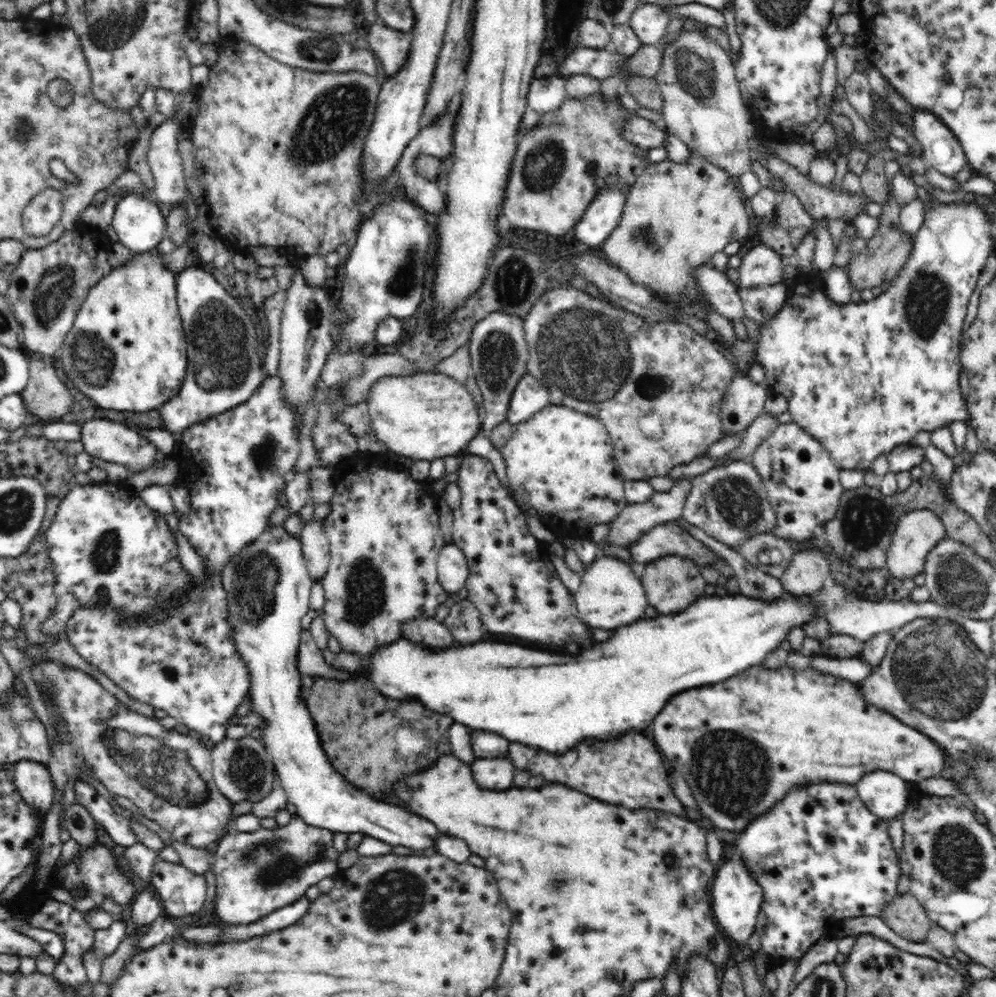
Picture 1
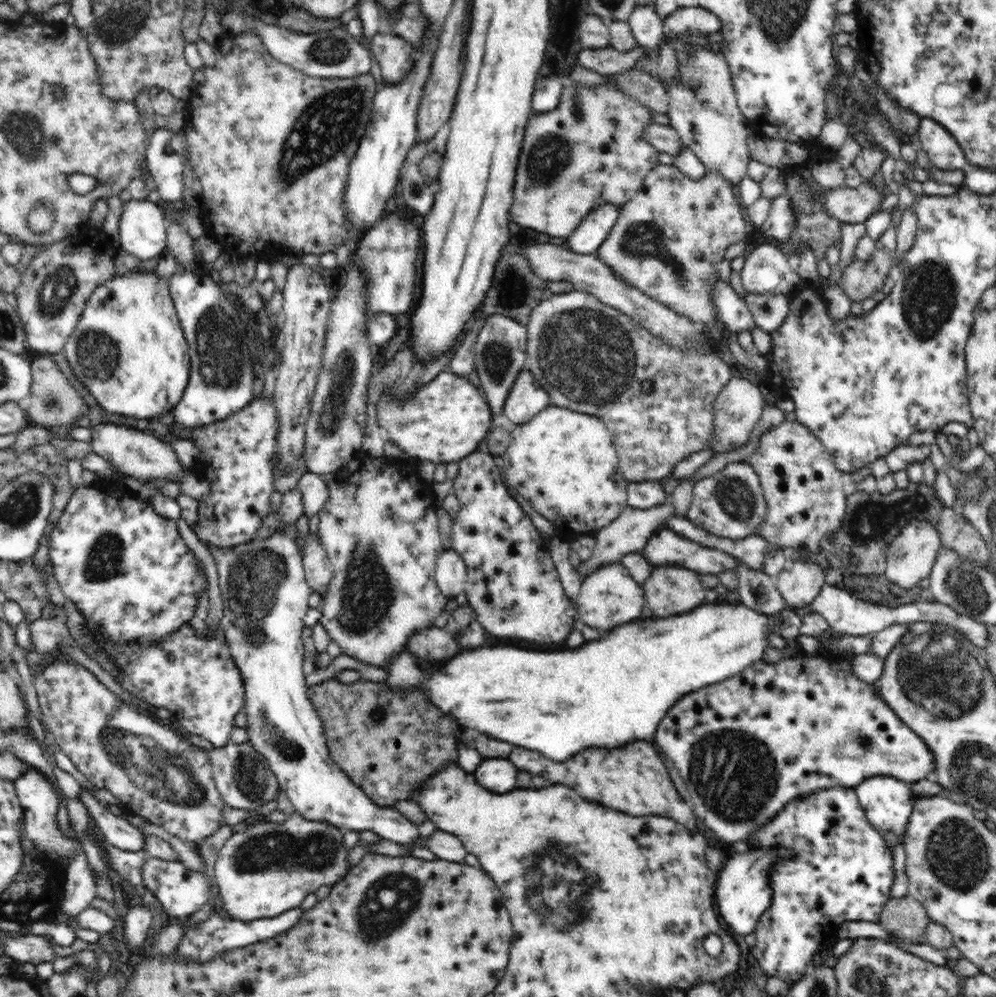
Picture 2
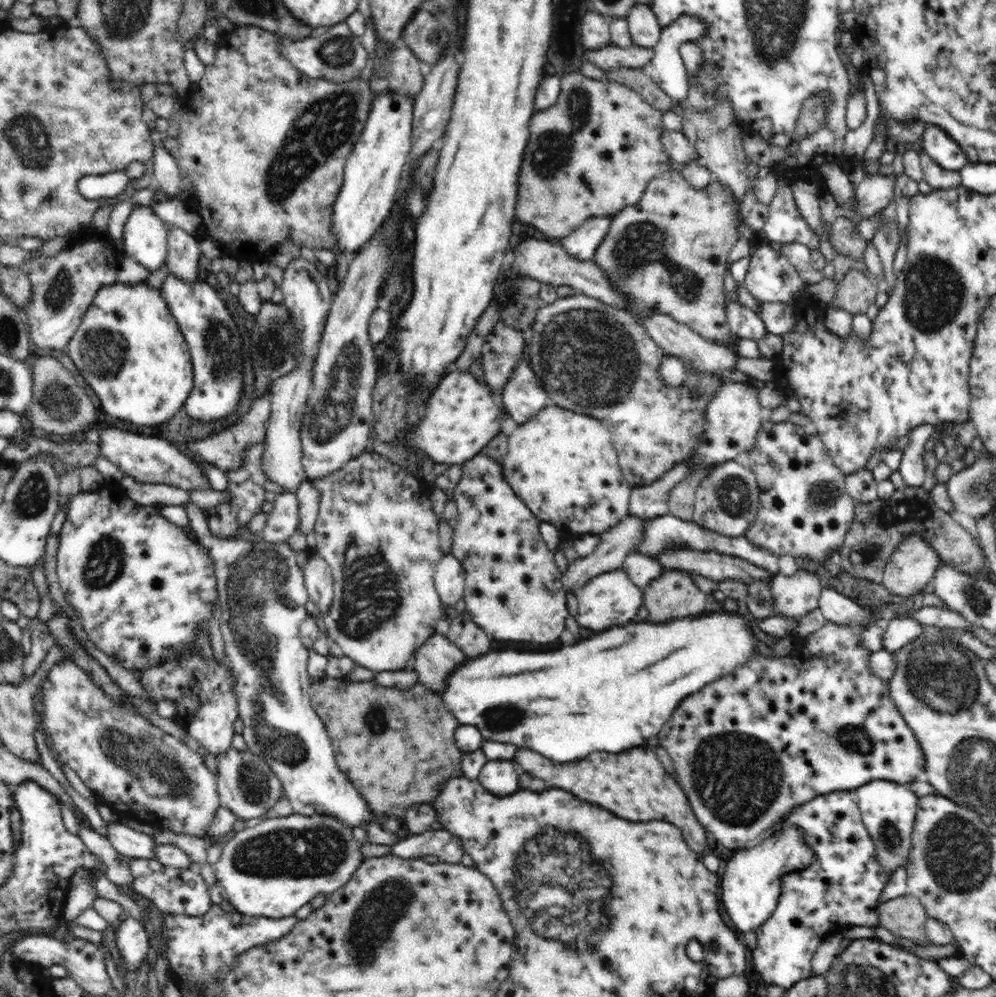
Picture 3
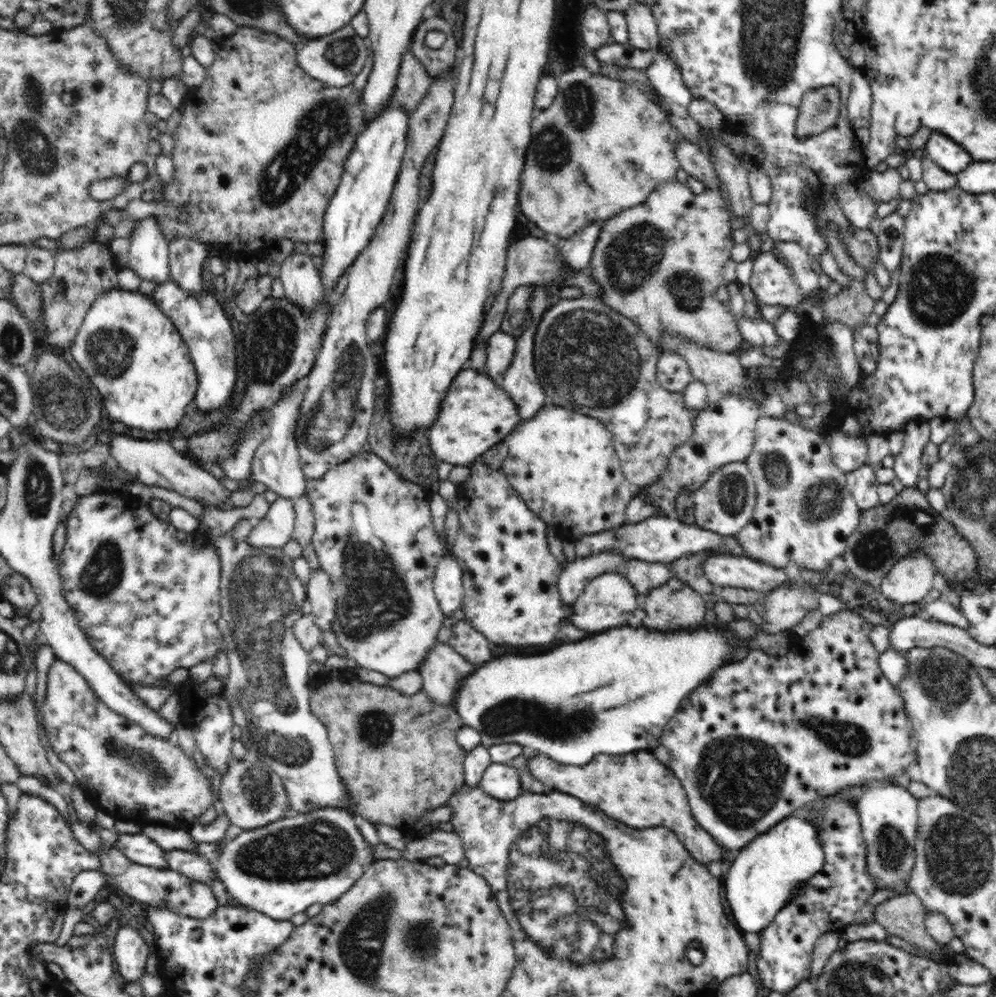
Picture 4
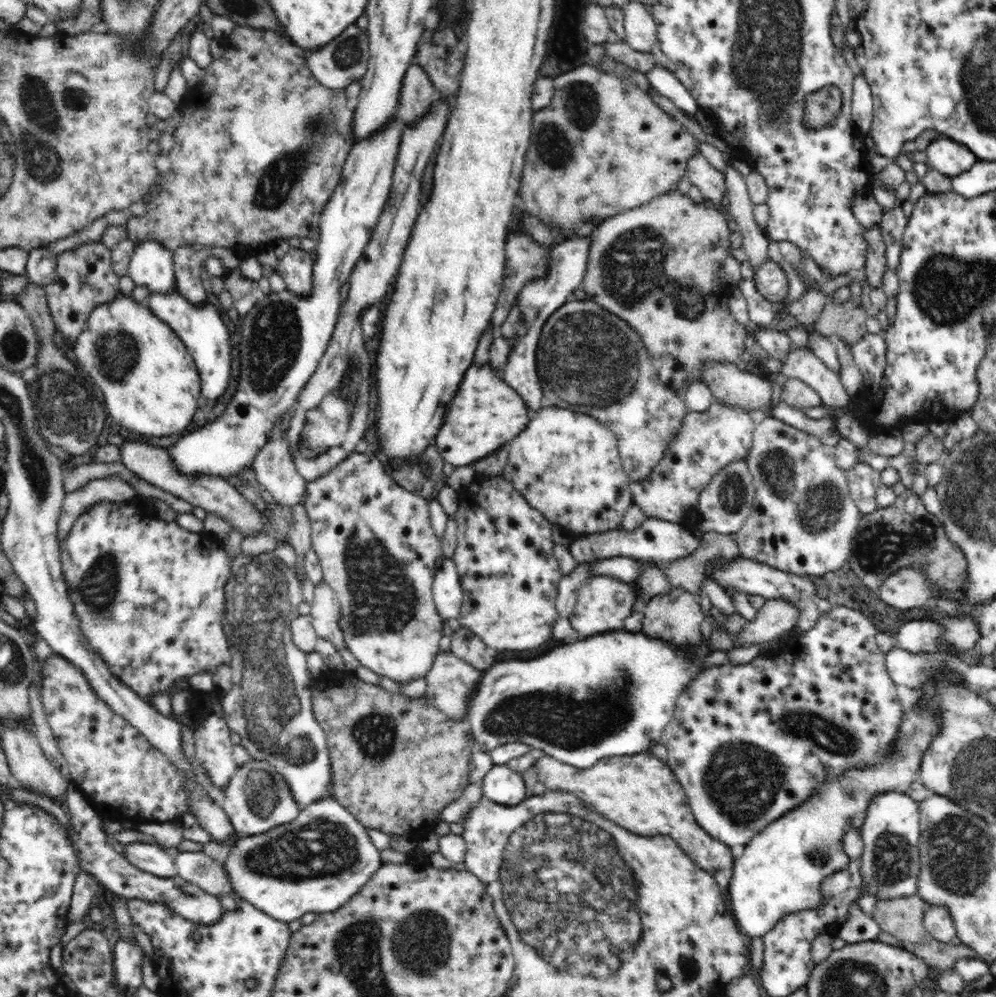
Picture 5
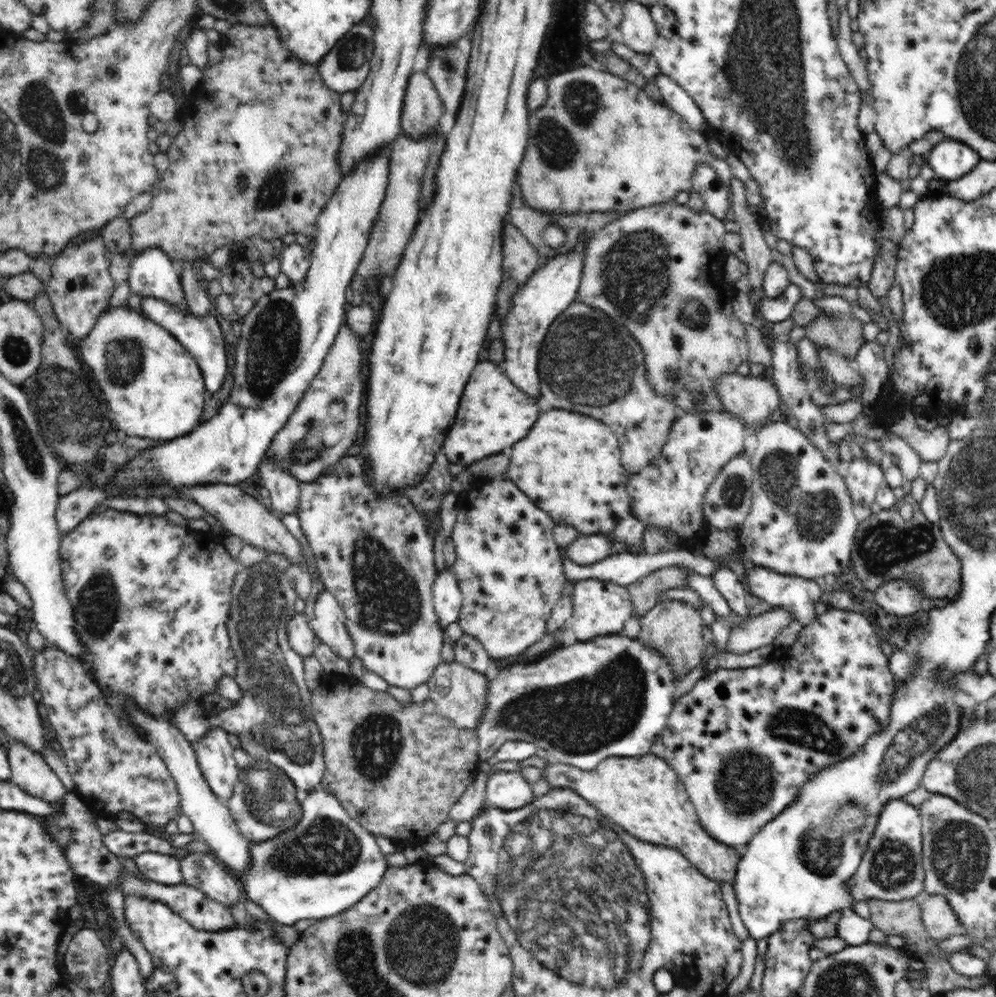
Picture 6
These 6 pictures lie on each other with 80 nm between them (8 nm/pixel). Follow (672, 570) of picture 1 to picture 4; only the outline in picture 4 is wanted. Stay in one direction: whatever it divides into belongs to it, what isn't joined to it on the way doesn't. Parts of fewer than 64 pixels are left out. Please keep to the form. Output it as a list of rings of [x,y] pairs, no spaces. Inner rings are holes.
[[[672,576],[664,586],[646,594],[644,624],[660,632],[694,630],[704,621],[706,609],[702,594]]]

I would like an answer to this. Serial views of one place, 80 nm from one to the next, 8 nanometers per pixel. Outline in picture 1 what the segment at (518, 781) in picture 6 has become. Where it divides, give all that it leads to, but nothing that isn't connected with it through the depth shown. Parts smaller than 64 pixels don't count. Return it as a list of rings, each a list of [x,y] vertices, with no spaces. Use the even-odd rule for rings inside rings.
[[[506,757],[477,758],[470,764],[474,780],[480,788],[490,792],[513,788],[515,766],[510,760],[504,760],[504,758]]]

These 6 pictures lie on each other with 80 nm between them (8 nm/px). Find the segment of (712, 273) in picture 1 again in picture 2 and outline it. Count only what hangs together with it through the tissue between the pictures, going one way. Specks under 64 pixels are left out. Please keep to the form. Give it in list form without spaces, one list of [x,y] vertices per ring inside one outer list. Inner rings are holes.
[[[720,279],[714,284],[712,301],[716,305],[718,316],[724,327],[730,332],[739,333],[742,330],[752,331],[757,327],[748,305],[741,299],[729,282]]]

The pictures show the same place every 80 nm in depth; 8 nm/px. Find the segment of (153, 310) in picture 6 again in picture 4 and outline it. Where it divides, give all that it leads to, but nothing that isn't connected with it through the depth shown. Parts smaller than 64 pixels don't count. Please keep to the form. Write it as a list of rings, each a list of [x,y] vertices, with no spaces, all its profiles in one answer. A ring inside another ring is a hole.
[[[172,280],[159,284],[151,297],[158,308],[172,319],[184,343],[187,344],[190,358],[199,378],[193,401],[196,408],[204,413],[221,410],[230,402],[237,380],[236,336],[222,305],[216,301],[214,295],[207,291],[202,290],[200,294],[190,294]]]

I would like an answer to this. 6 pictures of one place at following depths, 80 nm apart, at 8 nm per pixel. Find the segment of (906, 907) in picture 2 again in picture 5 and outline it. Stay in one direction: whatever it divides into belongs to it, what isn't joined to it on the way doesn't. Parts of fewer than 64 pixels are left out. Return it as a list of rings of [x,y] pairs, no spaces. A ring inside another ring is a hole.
[[[918,895],[910,897],[894,898],[892,900],[878,899],[875,904],[871,917],[880,925],[880,928],[888,934],[895,936],[902,942],[902,948],[924,960],[932,968],[944,970],[952,968],[958,958],[977,959],[978,954],[975,950],[968,948],[964,943],[958,945],[948,945],[937,941],[929,932],[923,923],[926,904]]]

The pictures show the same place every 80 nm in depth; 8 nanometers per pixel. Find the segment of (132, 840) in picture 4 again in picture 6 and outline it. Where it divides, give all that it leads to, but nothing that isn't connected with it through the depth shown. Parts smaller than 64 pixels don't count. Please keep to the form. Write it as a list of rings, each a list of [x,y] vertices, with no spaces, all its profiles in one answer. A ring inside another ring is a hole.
[[[146,852],[133,858],[143,876],[164,885],[180,885],[183,881],[180,862],[176,857]]]

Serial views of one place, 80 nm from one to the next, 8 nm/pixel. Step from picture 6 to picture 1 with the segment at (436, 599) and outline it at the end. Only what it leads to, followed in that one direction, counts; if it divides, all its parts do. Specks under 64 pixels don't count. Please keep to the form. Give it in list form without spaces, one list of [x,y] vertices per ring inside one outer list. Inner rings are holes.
[[[452,542],[445,544],[437,558],[437,577],[447,593],[455,593],[465,586],[469,575],[465,554]]]

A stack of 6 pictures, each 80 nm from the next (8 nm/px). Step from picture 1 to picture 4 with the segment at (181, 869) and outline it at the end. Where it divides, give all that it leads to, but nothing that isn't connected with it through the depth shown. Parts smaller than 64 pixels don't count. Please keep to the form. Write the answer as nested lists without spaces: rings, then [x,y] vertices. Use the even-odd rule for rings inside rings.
[[[115,848],[98,852],[97,856],[102,863],[99,871],[105,875],[108,884],[114,886],[116,890],[122,891],[125,897],[136,899],[140,903],[153,907],[166,907],[179,915],[200,920],[210,916],[219,906],[211,888],[194,881],[193,878],[186,875],[186,872],[172,871],[170,868],[158,870],[136,864]]]

